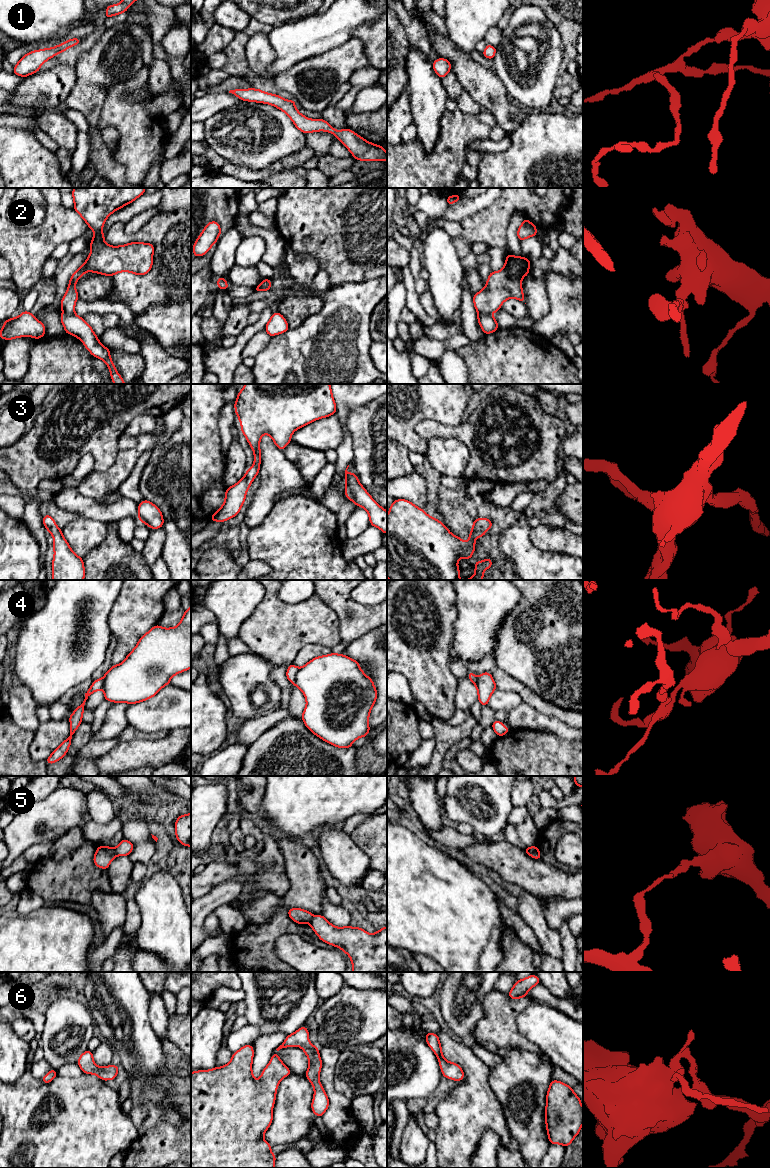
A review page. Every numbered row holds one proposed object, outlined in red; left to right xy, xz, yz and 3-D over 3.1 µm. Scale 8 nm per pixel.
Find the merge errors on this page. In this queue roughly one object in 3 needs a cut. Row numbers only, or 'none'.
2, 4, 5

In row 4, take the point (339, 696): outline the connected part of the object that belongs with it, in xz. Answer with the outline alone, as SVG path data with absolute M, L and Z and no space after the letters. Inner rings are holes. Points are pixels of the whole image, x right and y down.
M337 653L317 656L299 668L293 684L303 692L306 699L302 713L305 726L325 742L339 748L351 748L354 741L366 737L371 730L368 720L378 694L373 680L361 670L358 661Z

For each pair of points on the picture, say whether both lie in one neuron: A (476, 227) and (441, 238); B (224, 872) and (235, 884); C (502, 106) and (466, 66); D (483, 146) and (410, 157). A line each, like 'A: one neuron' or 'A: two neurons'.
A: two neurons
B: two neurons
C: one neuron
D: two neurons

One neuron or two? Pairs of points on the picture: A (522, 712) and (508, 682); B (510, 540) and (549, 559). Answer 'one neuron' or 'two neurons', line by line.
A: two neurons
B: one neuron

